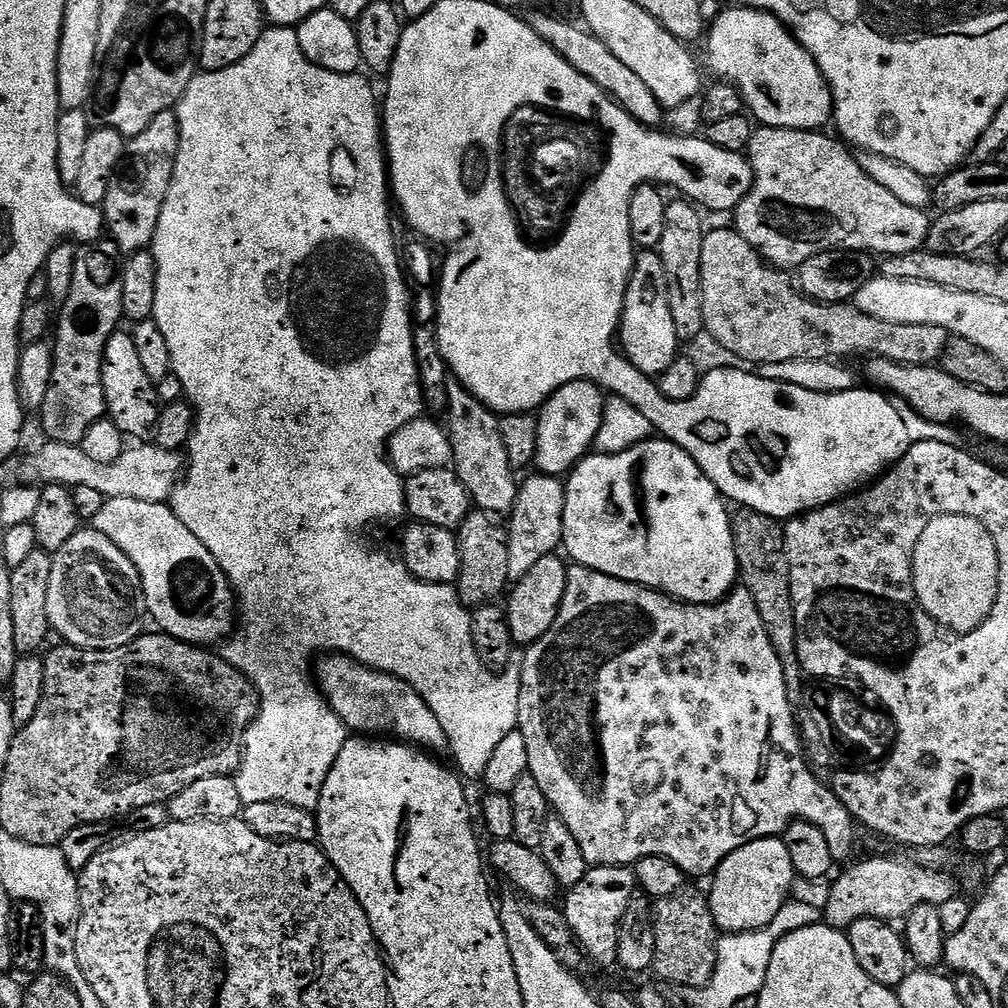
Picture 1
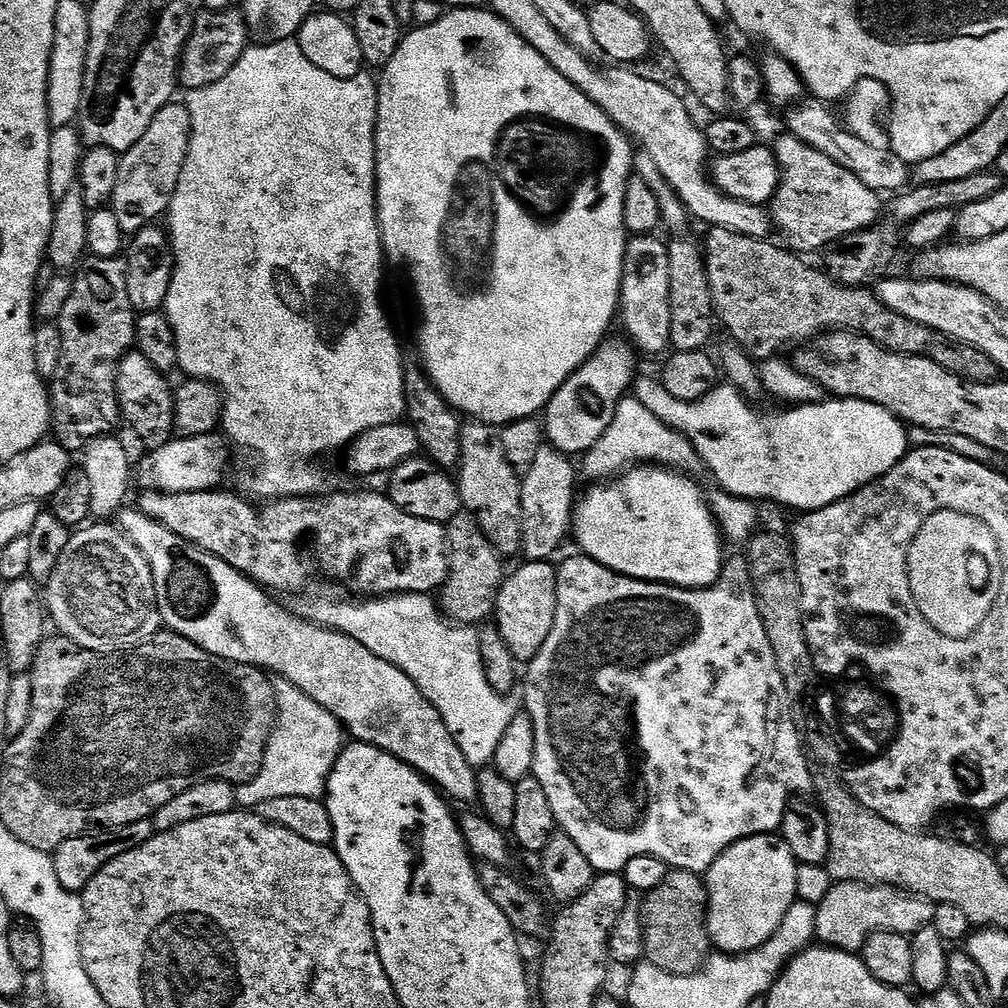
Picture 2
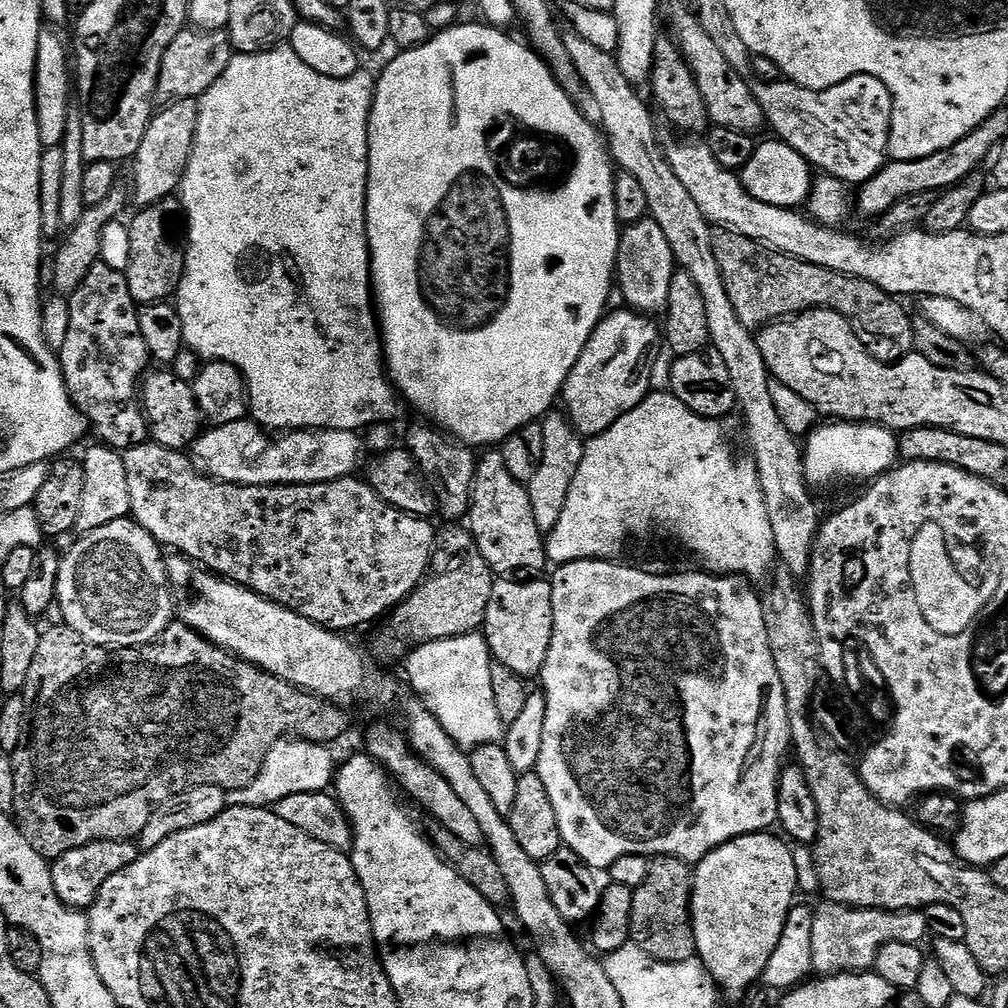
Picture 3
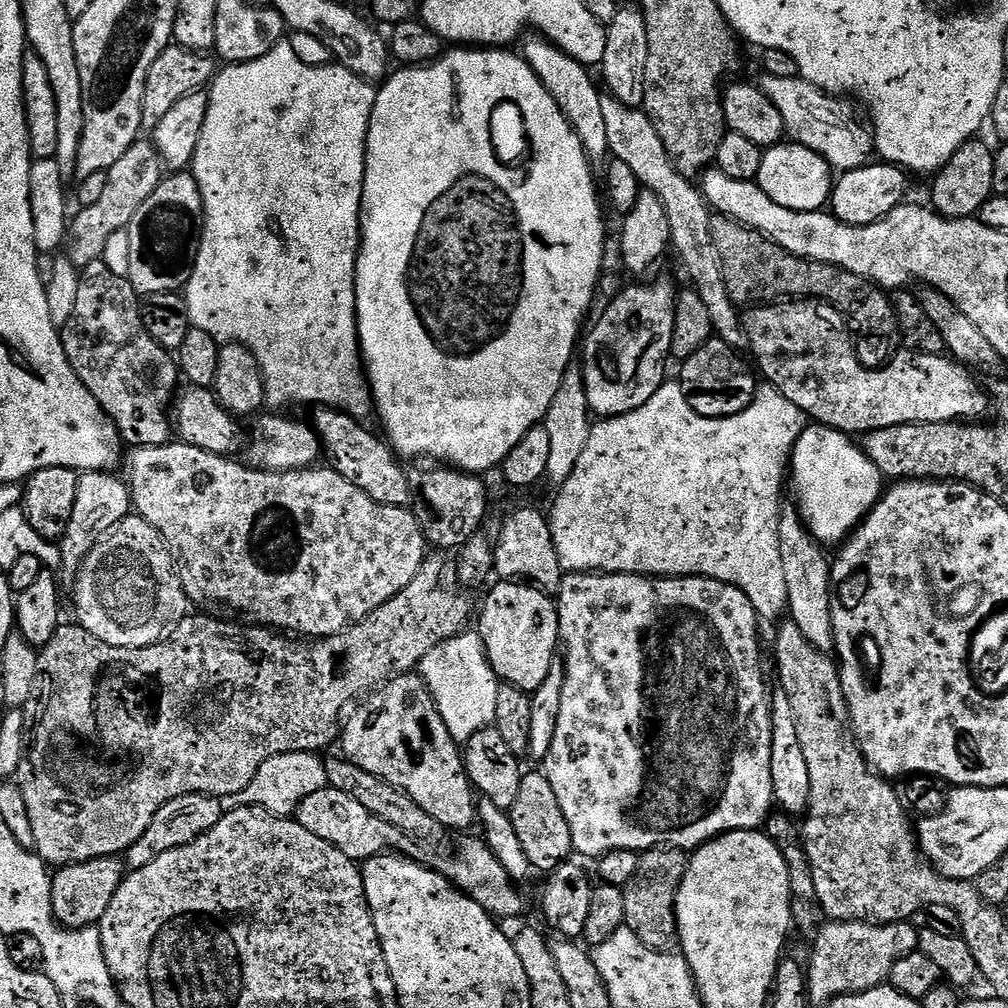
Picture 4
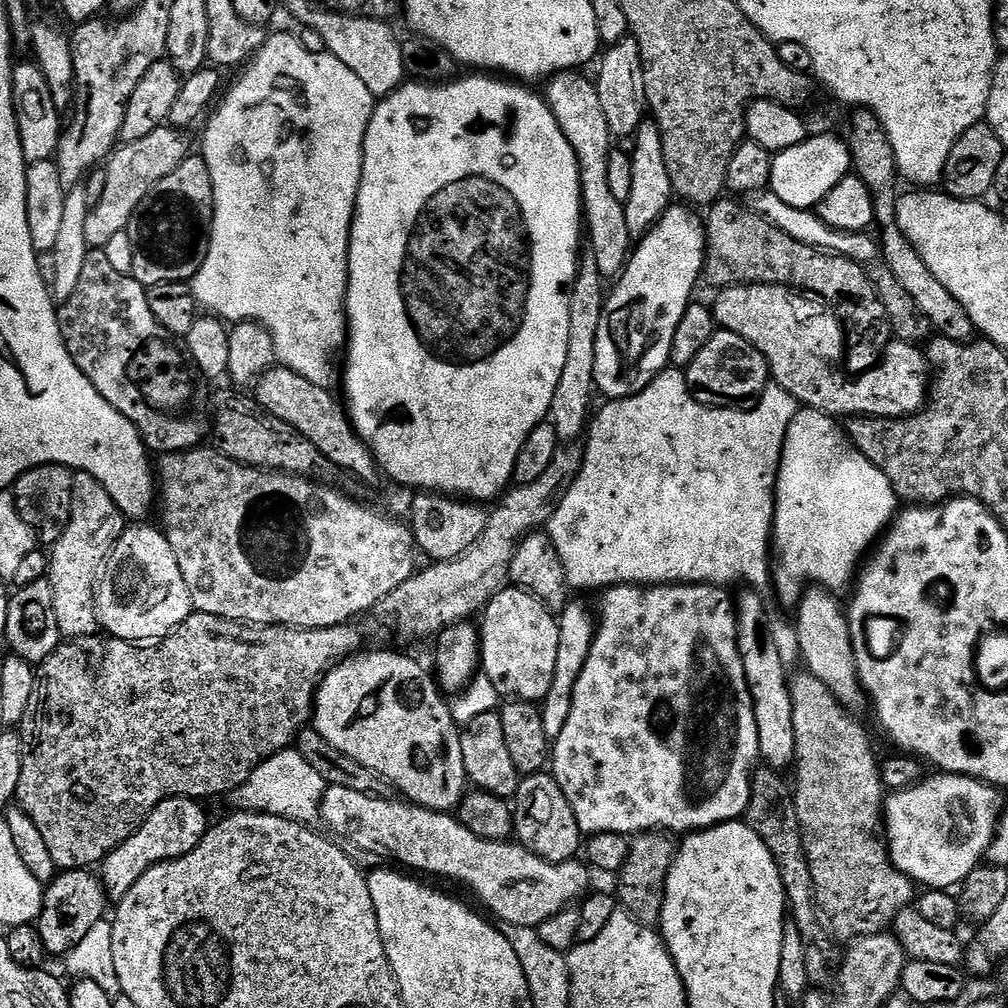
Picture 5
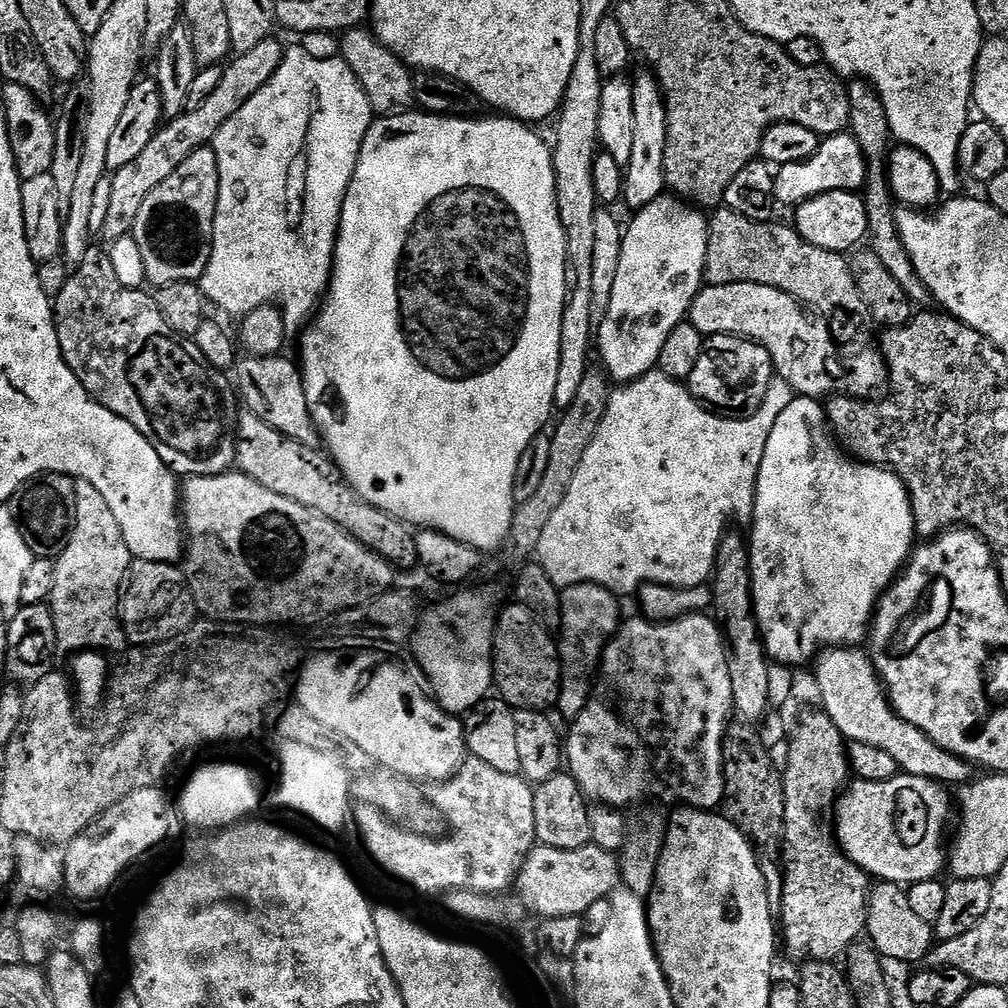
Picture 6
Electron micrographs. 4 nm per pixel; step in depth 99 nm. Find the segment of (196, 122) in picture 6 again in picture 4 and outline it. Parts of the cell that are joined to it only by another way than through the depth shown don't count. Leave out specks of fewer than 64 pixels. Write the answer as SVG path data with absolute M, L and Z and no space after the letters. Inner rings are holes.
M147 139L137 140L122 158L118 158L108 167L106 187L100 197L100 201L94 202L94 206L80 208L71 217L66 237L66 252L75 268L83 269L103 258L103 251L106 250L106 242L113 237L114 232L120 229L127 229L130 218L134 218L138 206L154 194L154 190L164 179L166 169L156 153L156 145Z

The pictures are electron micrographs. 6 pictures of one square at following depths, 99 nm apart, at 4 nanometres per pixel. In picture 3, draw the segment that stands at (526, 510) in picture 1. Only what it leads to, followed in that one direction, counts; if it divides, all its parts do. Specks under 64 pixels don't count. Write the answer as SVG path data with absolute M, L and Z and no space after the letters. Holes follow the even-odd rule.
M553 410L543 417L543 453L542 462L534 478L526 485L530 494L530 510L534 510L534 522L538 522L541 532L547 534L558 526L562 506L566 506L566 494L570 494L570 482L578 474L578 465L582 463L585 441L563 411Z

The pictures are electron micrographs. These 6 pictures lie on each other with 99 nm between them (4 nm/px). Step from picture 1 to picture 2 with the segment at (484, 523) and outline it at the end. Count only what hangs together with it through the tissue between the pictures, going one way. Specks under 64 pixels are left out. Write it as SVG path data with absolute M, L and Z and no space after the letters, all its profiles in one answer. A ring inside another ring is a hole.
M462 510L446 525L450 555L448 558L448 577L438 593L438 603L447 619L461 626L479 626L489 619L496 611L496 599L506 579L505 561L496 547L484 537L480 523L467 510Z

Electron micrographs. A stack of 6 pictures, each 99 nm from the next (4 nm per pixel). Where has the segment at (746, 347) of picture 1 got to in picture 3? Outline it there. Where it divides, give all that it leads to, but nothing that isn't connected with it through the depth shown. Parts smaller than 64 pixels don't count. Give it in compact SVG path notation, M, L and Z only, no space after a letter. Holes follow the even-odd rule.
M717 227L713 231L712 245L714 258L718 258L718 270L722 270L722 282L726 282L726 294L730 294L738 318L742 318L747 328L759 330L773 320L783 320L797 312L829 308L850 320L852 327L865 337L911 341L913 317L908 316L897 297L874 286L874 282L808 264L727 228Z

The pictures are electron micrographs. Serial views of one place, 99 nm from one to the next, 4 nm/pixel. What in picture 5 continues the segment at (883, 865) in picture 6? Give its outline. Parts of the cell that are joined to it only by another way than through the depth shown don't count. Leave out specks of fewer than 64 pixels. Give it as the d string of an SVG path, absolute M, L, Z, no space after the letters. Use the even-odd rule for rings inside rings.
M932 775L912 788L893 792L887 797L882 813L882 832L886 837L888 857L899 872L909 876L917 885L925 884L925 889L952 890L963 885L965 878L981 867L987 857L988 848L1000 824L1001 793L985 781L975 780L972 776Z

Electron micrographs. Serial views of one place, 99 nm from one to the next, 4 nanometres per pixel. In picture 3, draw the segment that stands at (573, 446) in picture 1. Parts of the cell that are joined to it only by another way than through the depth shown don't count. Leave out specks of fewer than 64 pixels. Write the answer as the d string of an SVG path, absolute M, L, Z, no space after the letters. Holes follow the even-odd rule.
M631 310L624 312L609 311L600 325L590 334L578 362L570 370L568 380L564 383L562 389L562 404L566 409L566 415L571 420L576 431L581 437L591 438L602 434L622 414L626 414L634 406L638 406L648 397L652 384L652 363L656 360L656 347L662 344L662 328L659 323L656 324L651 315L641 314Z

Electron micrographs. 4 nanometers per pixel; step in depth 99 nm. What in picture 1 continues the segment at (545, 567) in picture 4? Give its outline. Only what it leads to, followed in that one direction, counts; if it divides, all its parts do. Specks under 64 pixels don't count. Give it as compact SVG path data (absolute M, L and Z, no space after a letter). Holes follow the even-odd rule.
M459 382L448 385L447 416L446 431L452 447L451 467L462 486L466 486L473 505L481 512L511 513L516 501L518 479L510 458L506 458L506 446L502 446L500 416Z

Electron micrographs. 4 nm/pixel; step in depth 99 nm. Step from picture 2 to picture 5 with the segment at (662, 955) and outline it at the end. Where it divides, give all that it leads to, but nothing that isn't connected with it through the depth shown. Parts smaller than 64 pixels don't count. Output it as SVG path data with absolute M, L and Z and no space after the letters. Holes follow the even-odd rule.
M660 830L641 832L631 837L628 857L618 873L620 881L617 882L616 888L614 887L614 892L618 897L619 907L629 912L640 924L656 926L660 923L666 878L670 874L670 866L676 856L677 847L677 841Z

